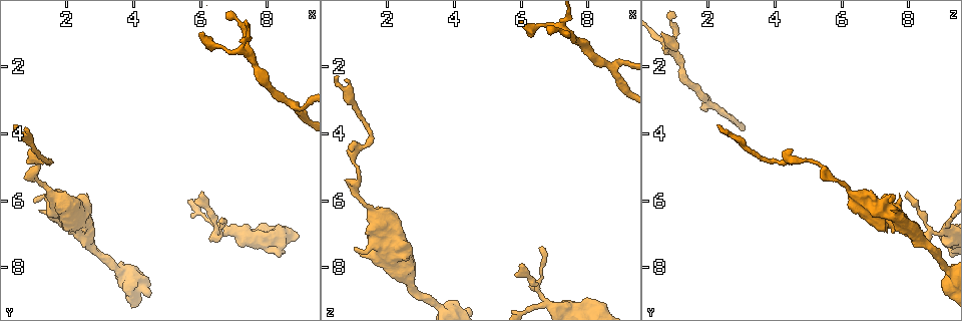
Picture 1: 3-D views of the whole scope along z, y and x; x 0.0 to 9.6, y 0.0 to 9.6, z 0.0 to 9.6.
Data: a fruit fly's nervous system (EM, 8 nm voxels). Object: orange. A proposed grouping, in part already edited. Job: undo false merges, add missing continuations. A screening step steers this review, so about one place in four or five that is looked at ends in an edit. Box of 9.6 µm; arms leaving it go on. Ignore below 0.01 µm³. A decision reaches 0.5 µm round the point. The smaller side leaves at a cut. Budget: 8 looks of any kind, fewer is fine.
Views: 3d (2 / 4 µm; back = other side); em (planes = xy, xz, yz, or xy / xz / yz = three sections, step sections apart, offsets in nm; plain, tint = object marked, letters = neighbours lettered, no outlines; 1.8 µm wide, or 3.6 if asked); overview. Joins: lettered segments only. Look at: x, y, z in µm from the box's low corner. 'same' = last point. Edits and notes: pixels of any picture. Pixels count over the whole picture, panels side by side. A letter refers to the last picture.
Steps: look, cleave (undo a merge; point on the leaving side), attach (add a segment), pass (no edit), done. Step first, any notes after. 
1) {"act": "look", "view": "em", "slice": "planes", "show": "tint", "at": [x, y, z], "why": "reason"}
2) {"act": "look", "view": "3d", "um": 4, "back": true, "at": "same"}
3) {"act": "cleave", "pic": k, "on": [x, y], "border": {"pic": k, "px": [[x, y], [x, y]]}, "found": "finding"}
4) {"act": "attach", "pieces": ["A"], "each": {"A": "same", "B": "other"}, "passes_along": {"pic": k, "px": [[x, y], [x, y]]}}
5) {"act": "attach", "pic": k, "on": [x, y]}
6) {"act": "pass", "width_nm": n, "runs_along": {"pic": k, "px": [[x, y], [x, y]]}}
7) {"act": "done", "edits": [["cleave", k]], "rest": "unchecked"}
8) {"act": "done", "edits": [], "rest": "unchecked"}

{"act": "look", "view": "em", "slice": "xy", "step": 4, "show": "tint", "at": [3.45, 7.95, 9.05], "why": "sudden change in width"}

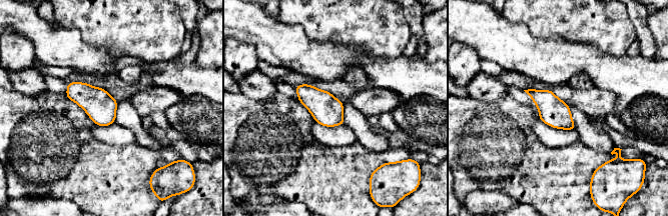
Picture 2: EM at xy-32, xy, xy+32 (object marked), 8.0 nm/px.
{"act": "look", "view": "em", "slice": "xz", "step": 4, "show": "tint", "at": "same"}

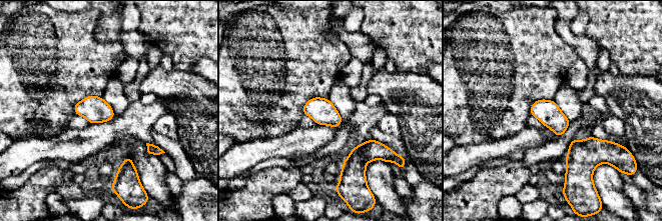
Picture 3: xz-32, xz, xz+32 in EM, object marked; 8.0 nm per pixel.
{"act": "look", "view": "em", "slice": "xz", "step": 4, "show": "letters", "at": "same", "why": "what lies round it"}

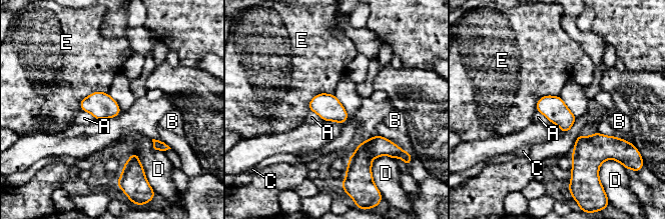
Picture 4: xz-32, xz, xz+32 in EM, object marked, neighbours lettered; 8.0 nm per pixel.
{"act": "pass", "longest_contact_nm": ["E", 280], "each": {"A": "other", "B": "other", "C": "other", "D": "other", "E": "other"}, "border": {"pic": 4, "px": [[107, 92], [89, 93], [79, 109]]}, "found": "continuous, no second neuron"}

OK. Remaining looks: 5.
{"act": "look", "view": "em", "um": 3.6, "slice": "yz", "step": 4, "show": "tint", "at": [6.00, 5.90, 7.90]}

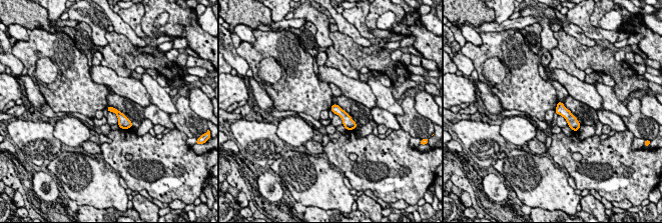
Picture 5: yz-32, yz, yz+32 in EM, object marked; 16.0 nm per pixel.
{"act": "look", "view": "em", "um": 3.6, "slice": "planes", "show": "letters", "at": "same"}

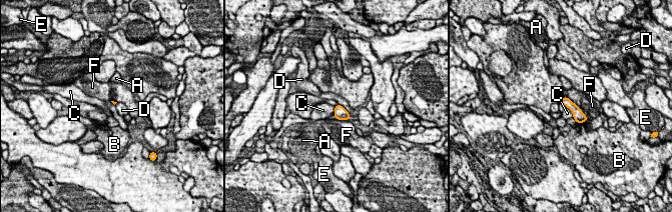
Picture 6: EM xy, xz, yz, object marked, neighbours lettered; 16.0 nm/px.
{"act": "pass", "each": {"A": "other", "B": "other", "C": "other", "D": "other", "E": "other", "F": "other"}, "border": {"pic": 6, "px": [[564, 105], [572, 112], [573, 117]]}, "found": "none of them fits"}

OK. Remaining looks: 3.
{"act": "look", "view": "3d", "um": 4, "at": [6.00, 0.95, 0.60], "why": "free end"}

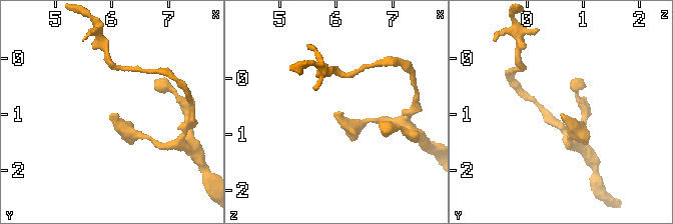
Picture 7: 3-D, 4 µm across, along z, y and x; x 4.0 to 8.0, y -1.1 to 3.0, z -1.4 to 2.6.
{"act": "look", "view": "em", "slice": "xy", "step": 8, "show": "tint", "at": [6.00, 1.00, 0.60]}

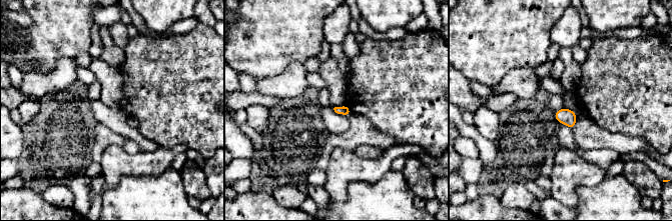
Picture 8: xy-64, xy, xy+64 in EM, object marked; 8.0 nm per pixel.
{"act": "look", "view": "em", "slice": "yz", "step": 8, "show": "letters", "at": "same"}

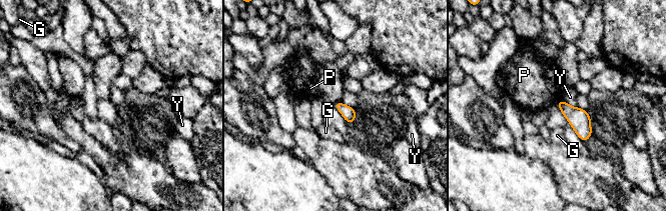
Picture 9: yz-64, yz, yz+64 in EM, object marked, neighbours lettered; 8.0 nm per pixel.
{"act": "pass", "each": {"G": "other", "P": "other", "Y": "other"}, "found": "no lettered segment goes on from it"}

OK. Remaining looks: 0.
{"act": "done", "edits": [], "rest": "unchecked"}

